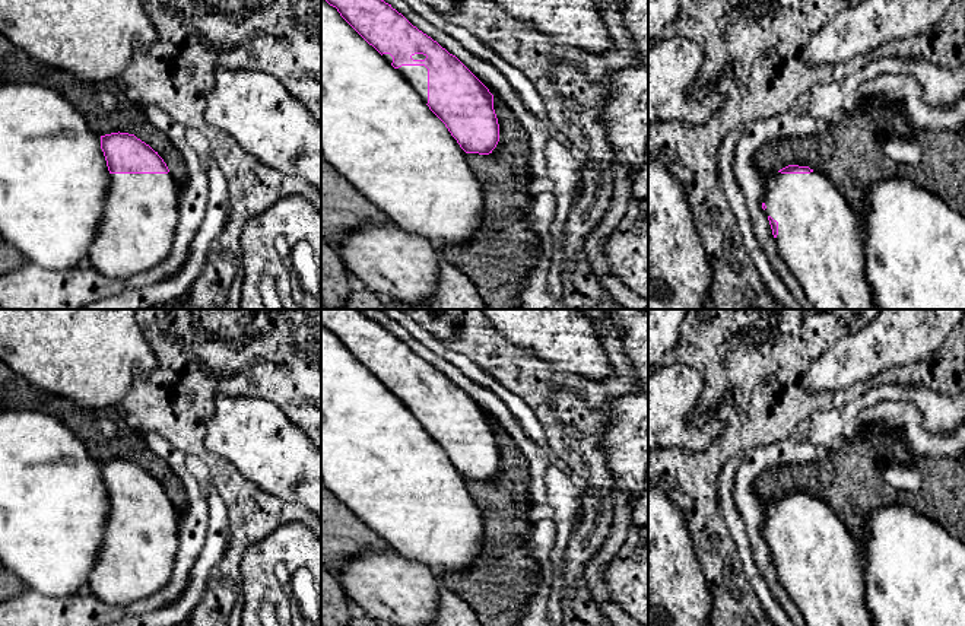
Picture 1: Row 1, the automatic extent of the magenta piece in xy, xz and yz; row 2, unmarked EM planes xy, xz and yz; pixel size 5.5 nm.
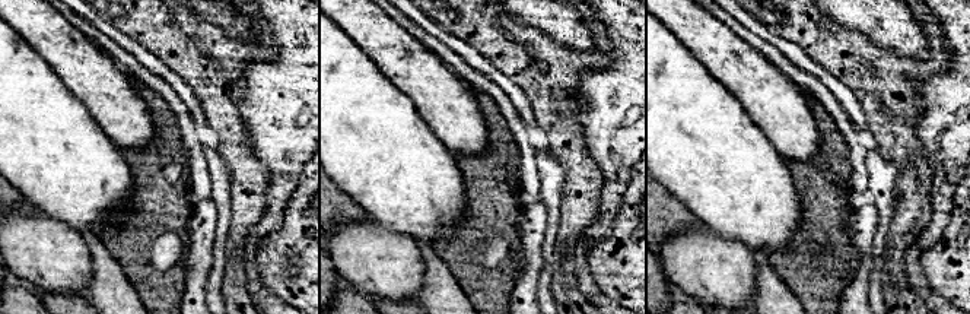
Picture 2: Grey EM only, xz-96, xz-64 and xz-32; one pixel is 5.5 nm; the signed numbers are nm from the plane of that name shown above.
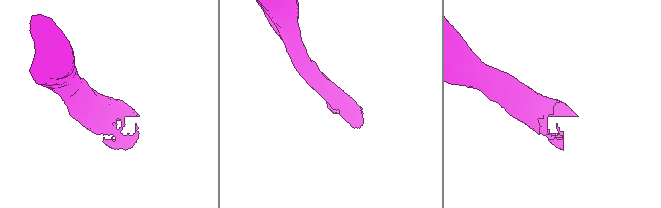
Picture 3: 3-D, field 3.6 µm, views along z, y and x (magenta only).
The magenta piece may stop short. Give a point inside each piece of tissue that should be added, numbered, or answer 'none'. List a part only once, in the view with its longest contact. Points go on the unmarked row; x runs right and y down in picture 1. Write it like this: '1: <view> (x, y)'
1: xz (416, 402)

